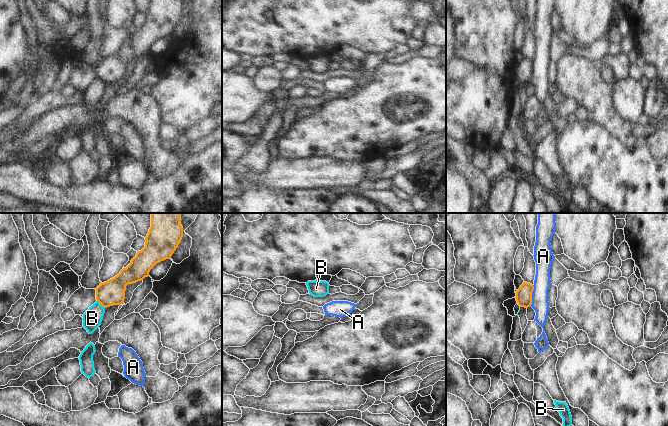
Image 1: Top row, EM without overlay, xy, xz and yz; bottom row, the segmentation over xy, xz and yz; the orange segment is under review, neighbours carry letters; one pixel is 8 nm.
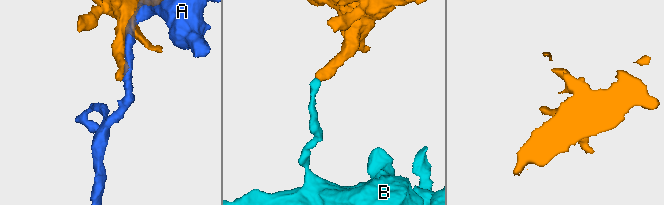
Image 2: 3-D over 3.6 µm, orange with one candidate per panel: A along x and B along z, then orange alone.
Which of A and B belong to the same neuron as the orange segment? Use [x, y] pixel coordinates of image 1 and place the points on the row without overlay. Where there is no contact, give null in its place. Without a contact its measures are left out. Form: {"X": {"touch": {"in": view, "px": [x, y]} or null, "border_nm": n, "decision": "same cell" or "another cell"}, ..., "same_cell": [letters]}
{"A": {"touch": {"in": "yz", "px": [531, 72]}, "border_nm": 180, "decision": "another cell"}, "B": {"touch": {"in": "xy", "px": [101, 80]}, "border_nm": 90, "decision": "another cell"}, "same_cell": []}

